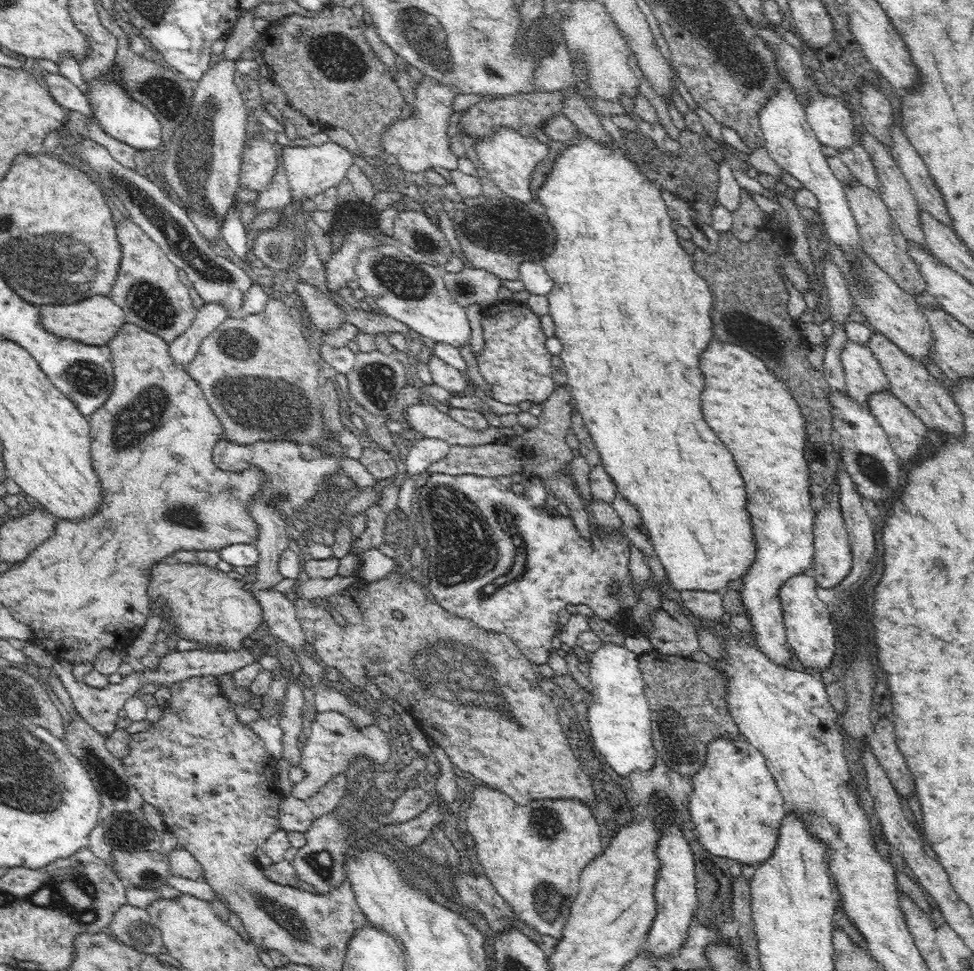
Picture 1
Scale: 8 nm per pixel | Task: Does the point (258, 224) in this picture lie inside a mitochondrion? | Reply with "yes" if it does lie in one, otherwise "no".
no

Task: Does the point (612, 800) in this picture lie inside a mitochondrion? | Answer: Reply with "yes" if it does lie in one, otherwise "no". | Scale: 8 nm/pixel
no

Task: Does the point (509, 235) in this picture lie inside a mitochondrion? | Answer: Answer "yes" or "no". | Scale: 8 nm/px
yes

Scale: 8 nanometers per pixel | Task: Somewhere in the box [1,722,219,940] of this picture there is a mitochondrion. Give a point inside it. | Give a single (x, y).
(109, 779)

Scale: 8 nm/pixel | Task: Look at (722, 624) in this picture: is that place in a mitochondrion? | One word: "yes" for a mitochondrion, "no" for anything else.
no

